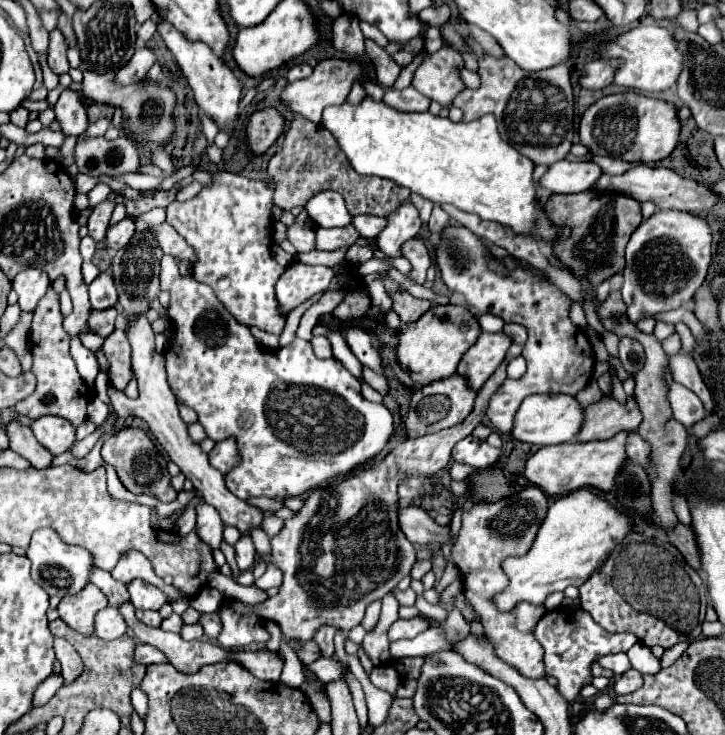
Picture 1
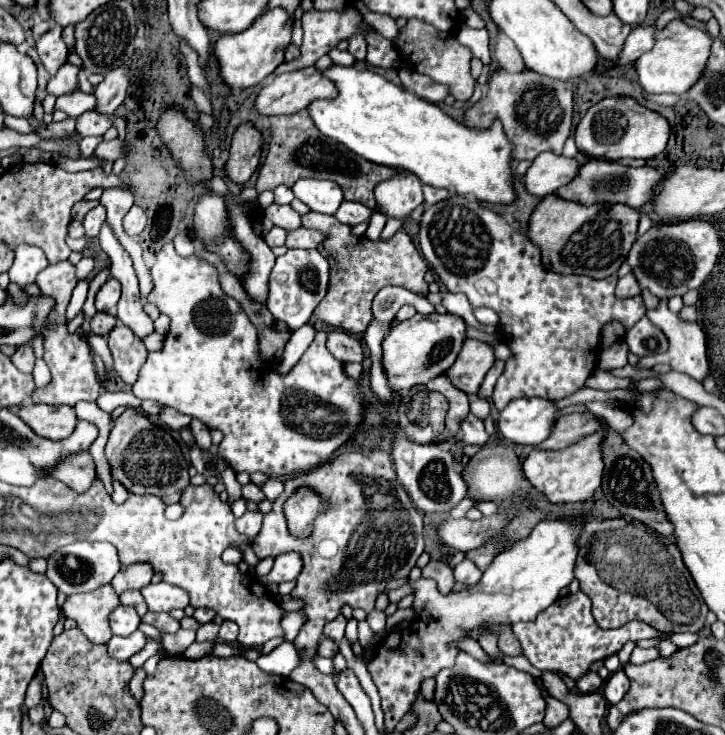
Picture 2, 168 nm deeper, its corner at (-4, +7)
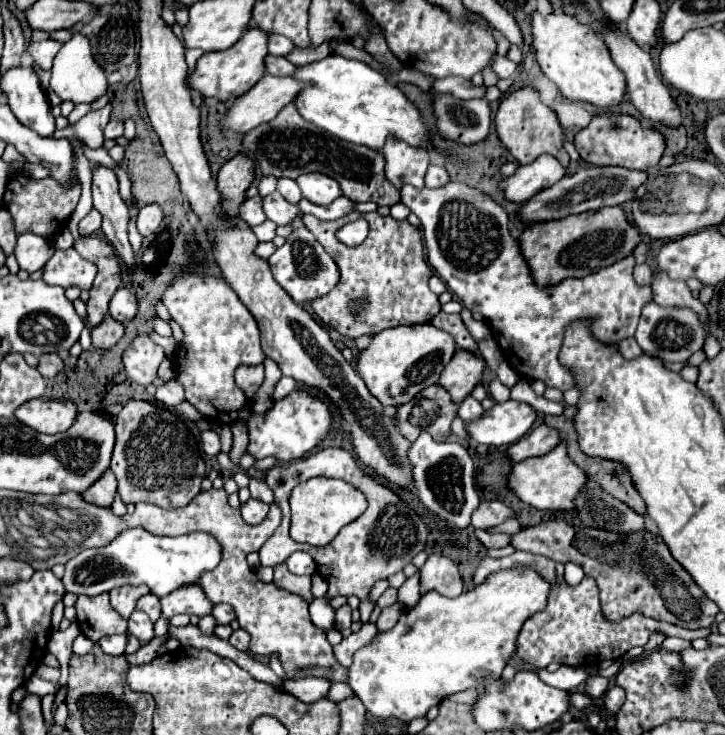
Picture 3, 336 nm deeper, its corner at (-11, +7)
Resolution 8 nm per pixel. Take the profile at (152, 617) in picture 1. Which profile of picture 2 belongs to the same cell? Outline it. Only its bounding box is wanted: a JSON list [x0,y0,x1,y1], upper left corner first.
[142,611,180,633]

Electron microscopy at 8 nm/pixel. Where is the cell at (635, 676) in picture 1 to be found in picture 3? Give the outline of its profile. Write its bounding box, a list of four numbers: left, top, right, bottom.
[603,685,625,715]

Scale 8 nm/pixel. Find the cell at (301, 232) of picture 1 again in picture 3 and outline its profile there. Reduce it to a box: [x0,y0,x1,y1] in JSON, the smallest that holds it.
[263,193,299,225]

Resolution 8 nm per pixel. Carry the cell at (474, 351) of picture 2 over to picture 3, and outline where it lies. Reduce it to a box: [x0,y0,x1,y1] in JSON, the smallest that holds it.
[439,349,485,403]

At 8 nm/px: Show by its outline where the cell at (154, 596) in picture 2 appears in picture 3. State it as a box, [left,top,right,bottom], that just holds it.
[159,585,213,619]

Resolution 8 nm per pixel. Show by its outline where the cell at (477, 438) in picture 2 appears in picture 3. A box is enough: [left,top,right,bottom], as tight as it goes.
[459,397,483,423]

